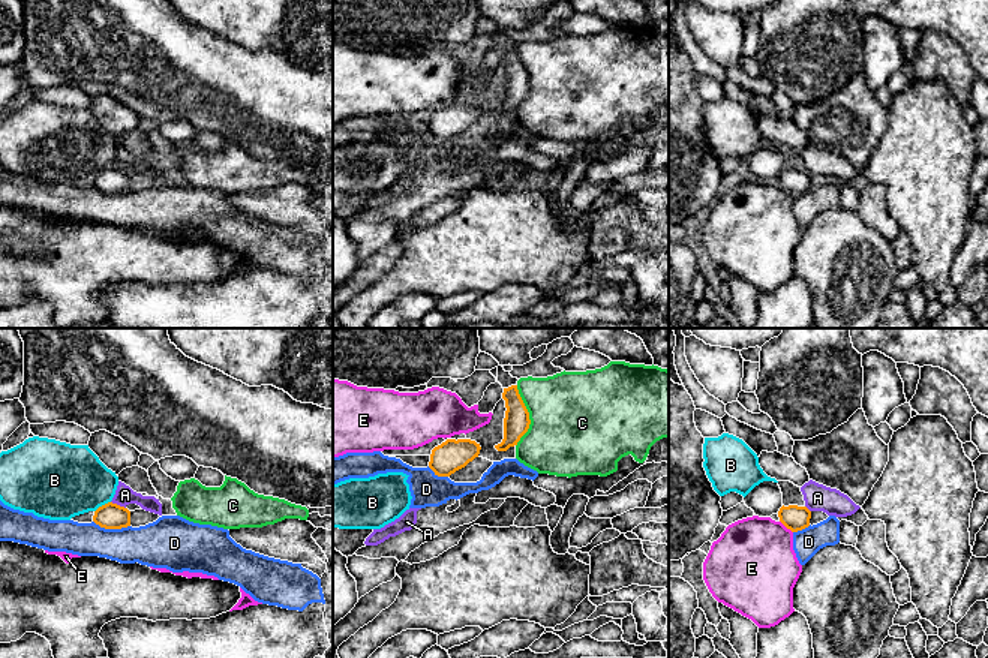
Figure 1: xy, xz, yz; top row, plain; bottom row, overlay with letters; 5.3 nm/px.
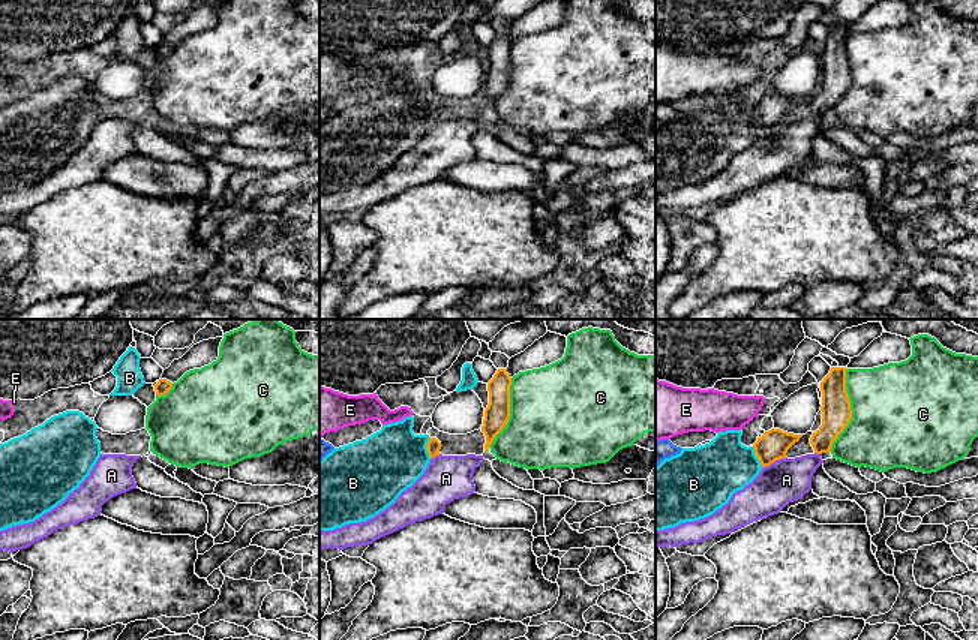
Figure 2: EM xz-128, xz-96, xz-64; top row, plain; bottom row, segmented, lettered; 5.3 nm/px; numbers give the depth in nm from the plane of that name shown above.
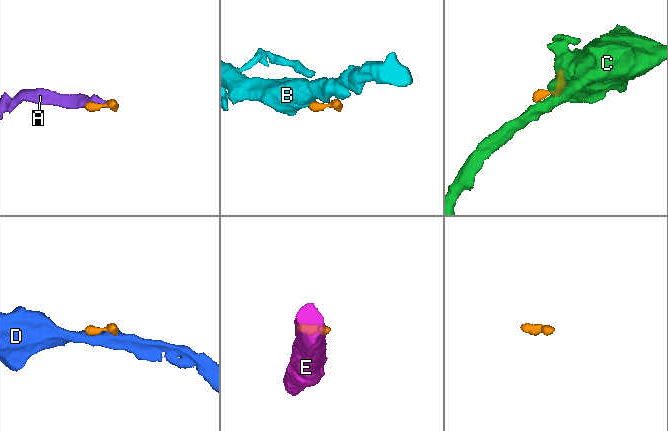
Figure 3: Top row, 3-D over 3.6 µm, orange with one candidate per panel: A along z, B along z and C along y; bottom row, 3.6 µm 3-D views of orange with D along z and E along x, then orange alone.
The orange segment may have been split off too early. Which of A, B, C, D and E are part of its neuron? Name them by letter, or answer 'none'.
A

